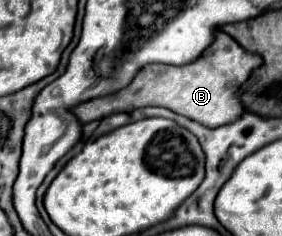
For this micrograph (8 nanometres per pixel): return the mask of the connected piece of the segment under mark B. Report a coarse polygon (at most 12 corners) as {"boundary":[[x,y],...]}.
{"boundary":[[217,29],[181,67],[145,65],[121,91],[79,103],[81,123],[147,105],[221,127],[263,63]]}

